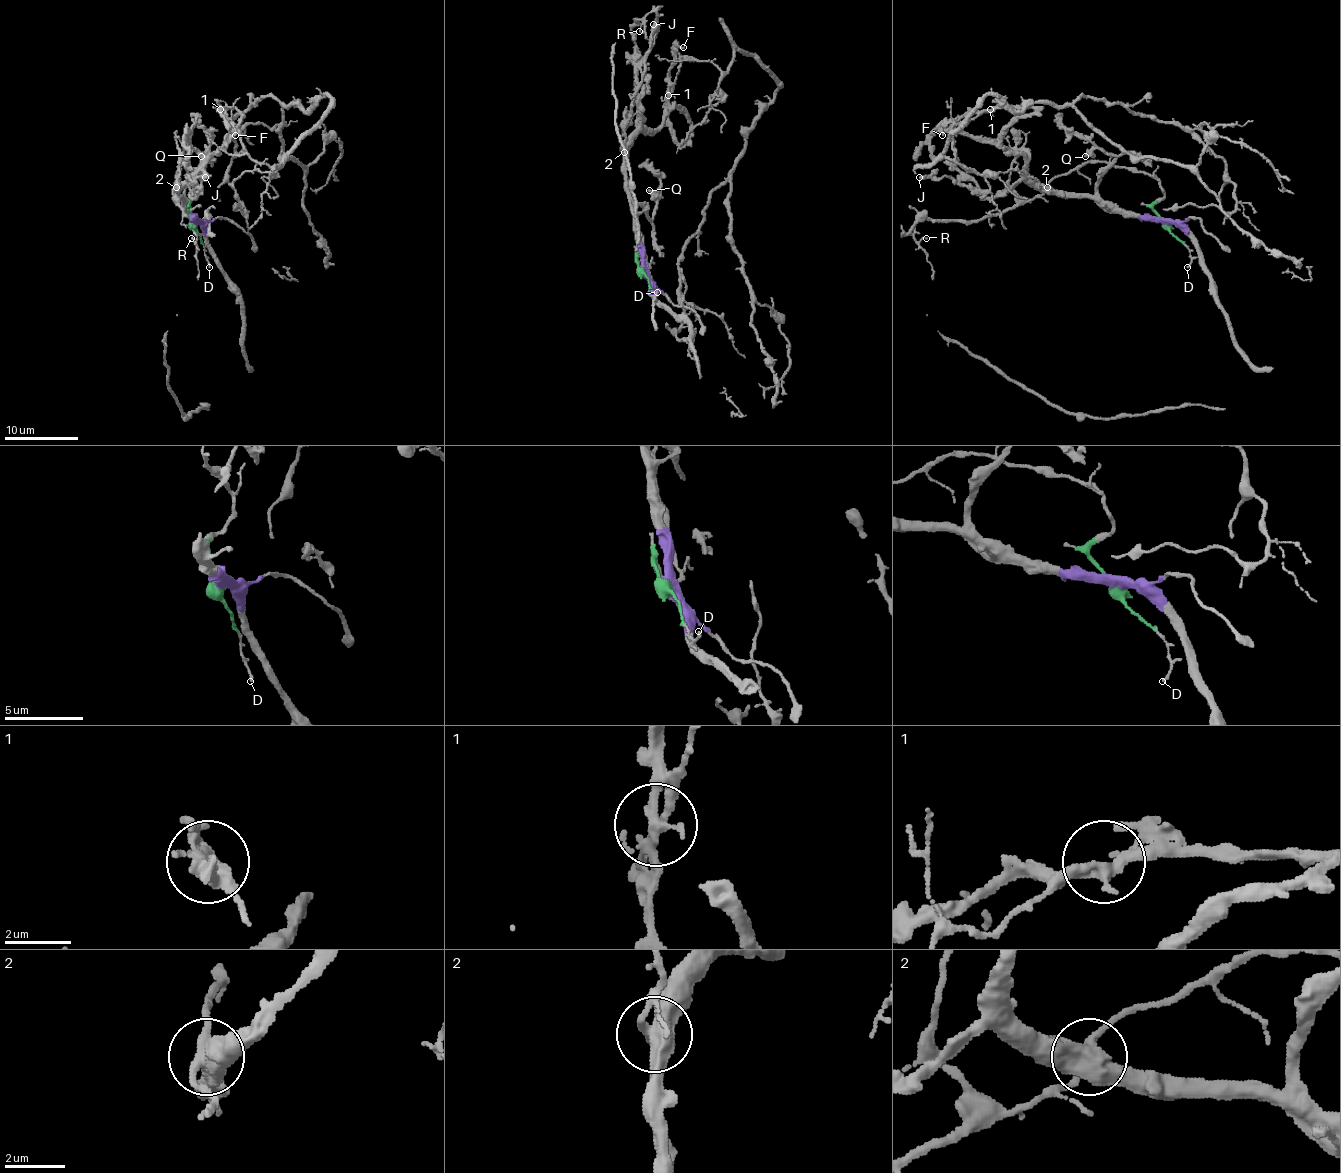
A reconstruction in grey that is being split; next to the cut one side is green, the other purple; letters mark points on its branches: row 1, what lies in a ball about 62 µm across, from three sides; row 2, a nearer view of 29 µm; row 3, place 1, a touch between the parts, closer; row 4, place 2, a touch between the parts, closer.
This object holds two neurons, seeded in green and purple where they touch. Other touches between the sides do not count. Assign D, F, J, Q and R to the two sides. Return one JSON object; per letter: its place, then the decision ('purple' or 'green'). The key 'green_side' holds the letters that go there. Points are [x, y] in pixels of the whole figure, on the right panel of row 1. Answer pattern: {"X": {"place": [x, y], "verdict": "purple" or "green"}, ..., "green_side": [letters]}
{"D": {"place": [1187, 267], "verdict": "green"}, "F": {"place": [942, 135], "verdict": "purple"}, "J": {"place": [919, 177], "verdict": "purple"}, "Q": {"place": [1085, 156], "verdict": "purple"}, "R": {"place": [926, 238], "verdict": "green"}, "green_side": ["D", "R"]}

